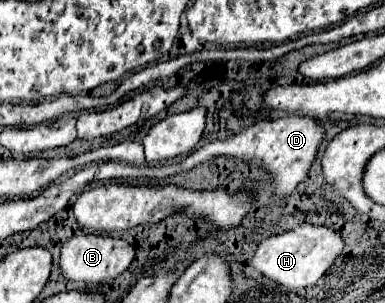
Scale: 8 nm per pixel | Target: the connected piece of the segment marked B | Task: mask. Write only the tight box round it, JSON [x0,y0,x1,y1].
[61,234,135,284]

